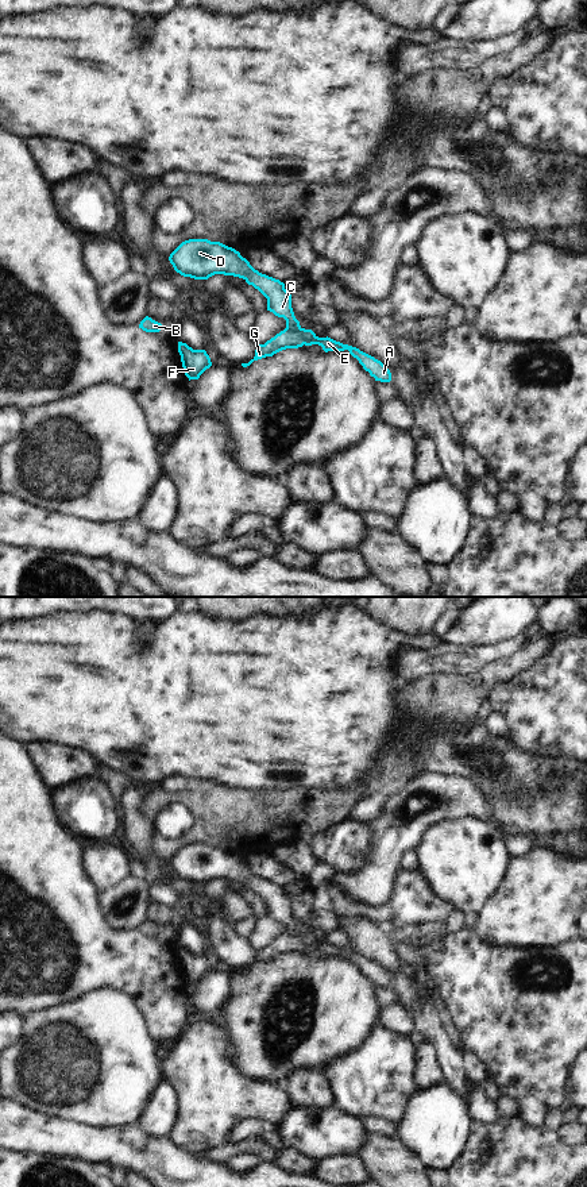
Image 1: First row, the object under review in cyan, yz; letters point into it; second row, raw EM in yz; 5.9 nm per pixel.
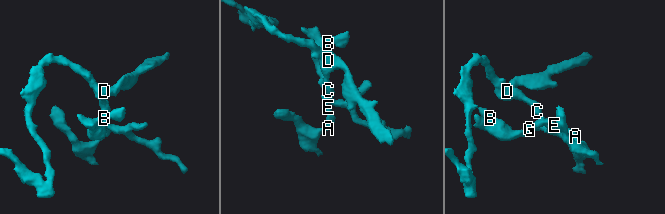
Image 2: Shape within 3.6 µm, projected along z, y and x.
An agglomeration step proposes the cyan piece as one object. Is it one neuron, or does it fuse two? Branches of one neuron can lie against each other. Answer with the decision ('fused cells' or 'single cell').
fused cells

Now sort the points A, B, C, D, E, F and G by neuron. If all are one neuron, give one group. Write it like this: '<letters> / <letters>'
A B E F G / C D

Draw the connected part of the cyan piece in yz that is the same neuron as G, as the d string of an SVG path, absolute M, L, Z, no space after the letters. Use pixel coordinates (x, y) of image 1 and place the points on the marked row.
M285 328L274 338L267 340L264 344L259 344L255 350L255 357L248 363L242 363L243 367L250 366L254 361L273 357L274 354L286 350L286 348L298 348L302 347L305 342L313 342L323 347L325 352L328 351L344 351L348 350L350 354L359 361L366 371L370 373L375 381L390 382L391 373L390 370L374 357L360 351L356 347L343 344L331 338L318 338L312 329L300 328L297 331L290 331Z

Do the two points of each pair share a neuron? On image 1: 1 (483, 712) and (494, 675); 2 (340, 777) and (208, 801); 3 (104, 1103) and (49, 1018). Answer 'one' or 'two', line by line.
1: two
2: two
3: one

